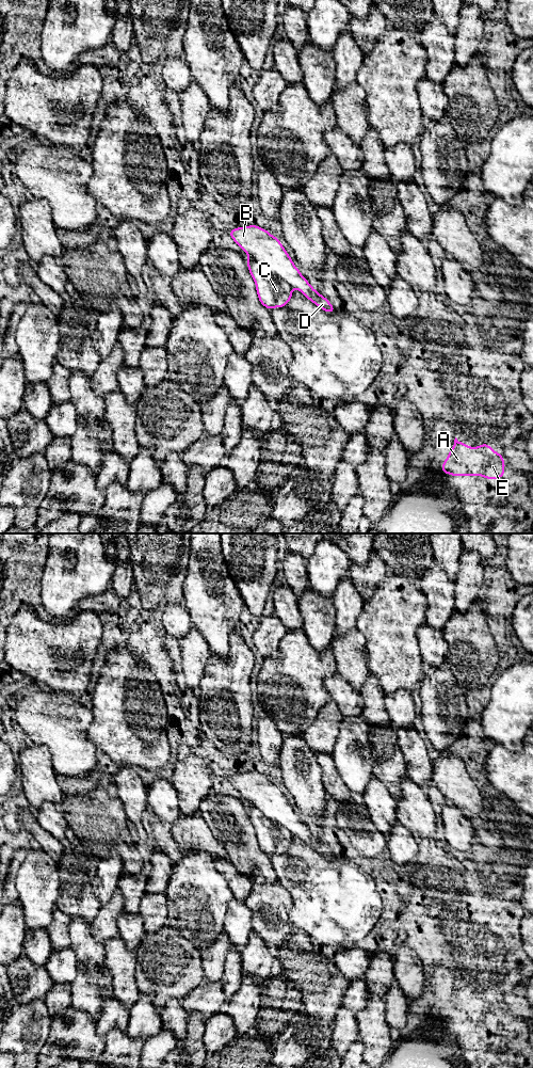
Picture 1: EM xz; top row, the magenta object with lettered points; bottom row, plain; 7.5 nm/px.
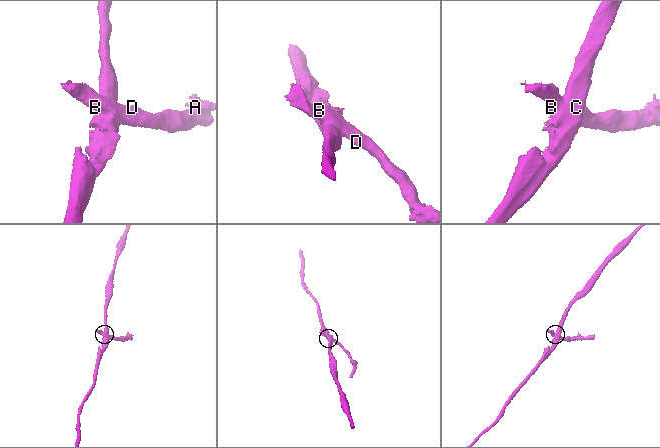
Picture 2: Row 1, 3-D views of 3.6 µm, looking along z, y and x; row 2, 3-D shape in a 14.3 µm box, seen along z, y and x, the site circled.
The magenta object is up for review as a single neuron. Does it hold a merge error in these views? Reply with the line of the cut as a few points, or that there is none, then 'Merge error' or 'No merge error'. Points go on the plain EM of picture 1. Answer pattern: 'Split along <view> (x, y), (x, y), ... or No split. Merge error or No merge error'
Split along xz (249, 805), (258, 809), (268, 818), (286, 827), (292, 833). Merge error

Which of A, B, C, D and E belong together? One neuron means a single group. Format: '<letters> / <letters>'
A B D E / C

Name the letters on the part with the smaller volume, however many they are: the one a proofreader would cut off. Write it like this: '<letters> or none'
A, B, D, E

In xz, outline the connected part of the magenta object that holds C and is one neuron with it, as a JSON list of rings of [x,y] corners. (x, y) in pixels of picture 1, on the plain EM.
[[[248,806],[246,810],[256,830],[260,849],[269,857],[275,854],[285,854],[292,844],[291,831],[268,819],[252,806]]]

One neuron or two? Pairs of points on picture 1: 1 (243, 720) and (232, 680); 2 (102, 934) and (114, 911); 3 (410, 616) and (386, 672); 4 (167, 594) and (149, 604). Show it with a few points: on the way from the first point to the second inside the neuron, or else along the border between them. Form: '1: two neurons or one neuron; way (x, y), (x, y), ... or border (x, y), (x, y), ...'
1: one neuron; way (239, 711), (237, 691), (235, 689)
2: one neuron; way (102, 928), (109, 917)
3: one neuron; way (397, 630), (391, 635), (391, 658)
4: one neuron; way (163, 594), (159, 594), (154, 600)

